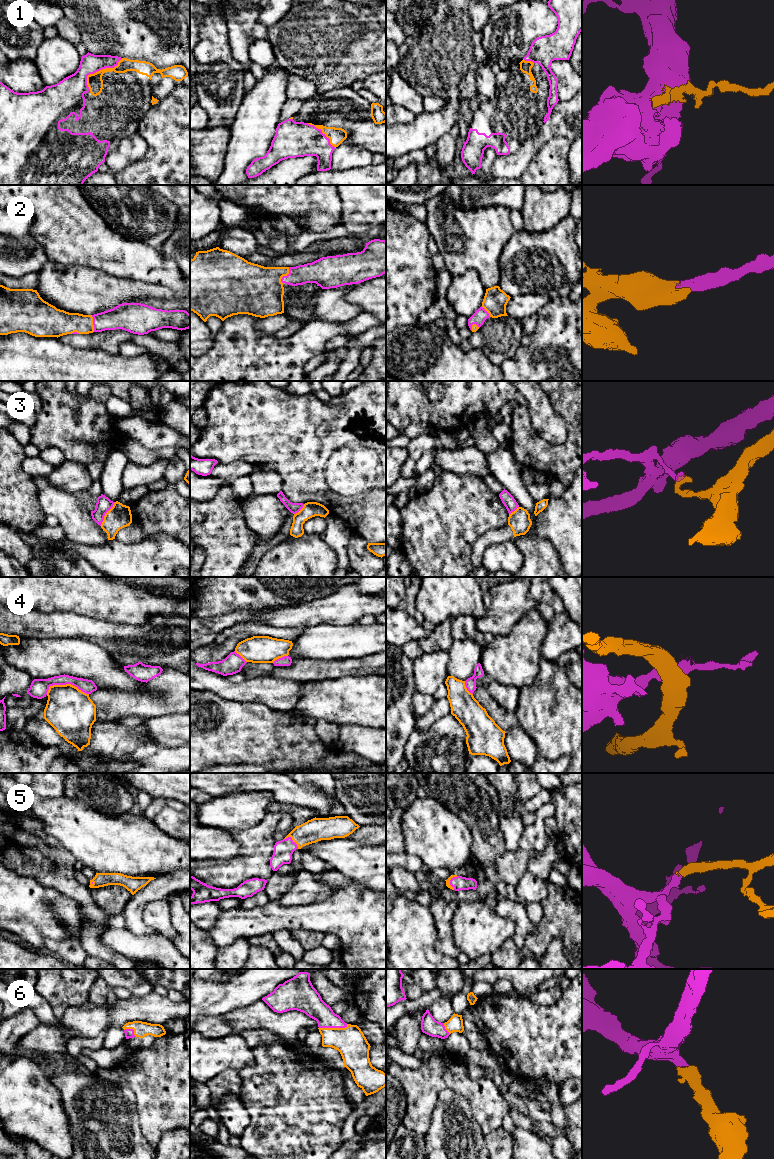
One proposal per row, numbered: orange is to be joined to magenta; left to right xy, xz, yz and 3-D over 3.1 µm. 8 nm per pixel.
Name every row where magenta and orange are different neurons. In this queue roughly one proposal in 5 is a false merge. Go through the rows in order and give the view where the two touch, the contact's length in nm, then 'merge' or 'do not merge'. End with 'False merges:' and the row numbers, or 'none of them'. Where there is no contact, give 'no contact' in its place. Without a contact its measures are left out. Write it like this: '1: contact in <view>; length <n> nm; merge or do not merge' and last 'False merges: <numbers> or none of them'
1: contact in xy; length 380 nm; merge
2: contact in xz; length 150 nm; merge
3: contact in xy; length 220 nm; do not merge
4: contact in xy; length 340 nm; do not merge
5: contact in xz; length 150 nm; merge
6: contact in xz; length 240 nm; merge
False merges: 3, 4

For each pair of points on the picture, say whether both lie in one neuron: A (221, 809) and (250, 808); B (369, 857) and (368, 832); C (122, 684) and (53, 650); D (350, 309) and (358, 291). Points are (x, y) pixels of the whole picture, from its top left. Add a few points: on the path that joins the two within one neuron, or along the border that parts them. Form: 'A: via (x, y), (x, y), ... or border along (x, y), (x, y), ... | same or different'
A: via (228, 808), (243, 808) | same
B: border along (346, 837), (375, 845) | different
C: via (105, 671), (91, 661), (70, 656) | same
D: border along (353, 284), (346, 299), (363, 311) | different

